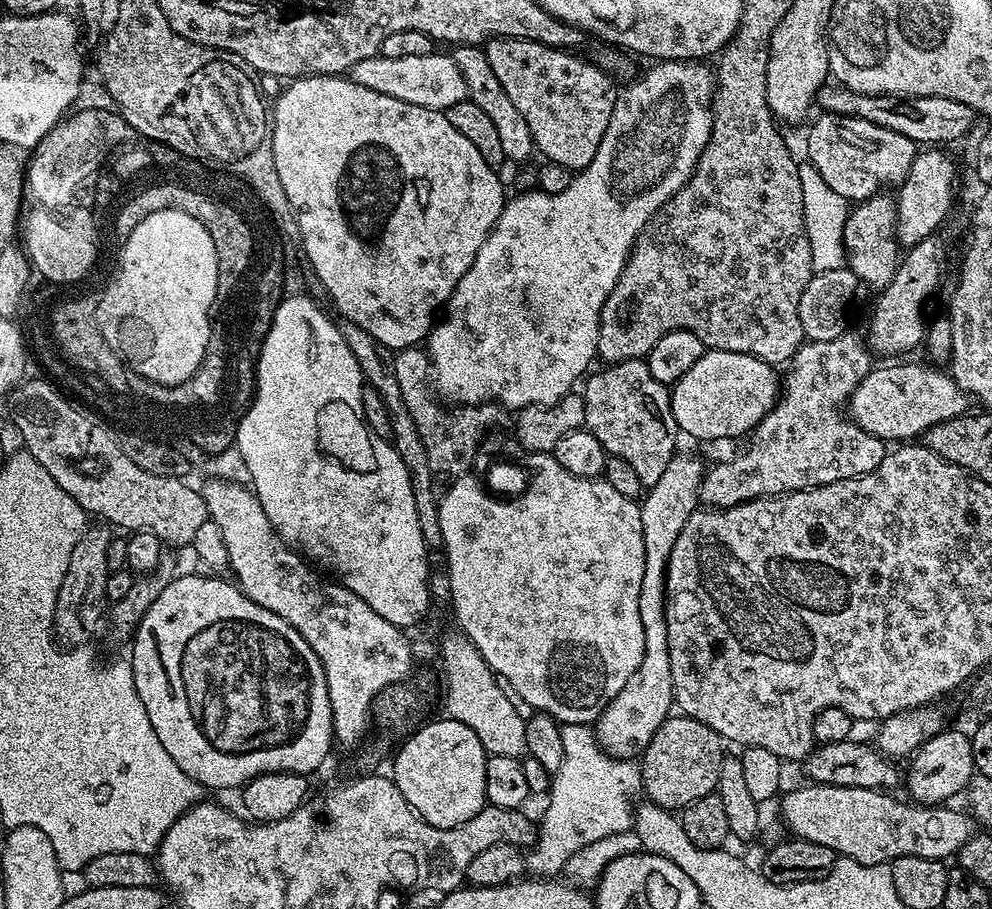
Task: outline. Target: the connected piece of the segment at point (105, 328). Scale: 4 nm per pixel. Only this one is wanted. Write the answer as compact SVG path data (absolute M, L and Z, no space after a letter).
M166 209L158 210L157 213L150 214L143 218L130 234L128 241L123 246L123 251L119 256L124 262L124 268L117 277L111 278L107 288L103 292L101 302L94 309L96 321L102 328L102 334L105 335L113 350L120 356L120 359L128 361L128 367L135 370L148 372L156 372L157 378L165 380L180 380L180 372L187 371L188 364L195 364L195 352L197 346L200 345L201 329L204 326L204 317L209 313L209 305L215 300L216 294L216 254L214 250L214 242L208 238L206 226L202 226L198 222L198 218L194 218L190 214L186 214L182 210Z

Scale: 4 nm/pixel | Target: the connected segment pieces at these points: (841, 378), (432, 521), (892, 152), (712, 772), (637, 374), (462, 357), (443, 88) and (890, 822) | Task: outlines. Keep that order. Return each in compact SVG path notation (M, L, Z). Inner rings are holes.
M845 334L834 338L830 342L805 342L801 344L790 361L788 373L782 376L782 391L780 399L776 401L775 407L770 410L770 414L766 414L766 418L758 427L752 429L750 433L750 441L752 445L745 450L741 456L736 456L733 460L724 460L721 464L716 464L707 469L704 482L700 487L700 498L705 505L715 506L717 508L733 508L735 504L745 504L751 500L761 500L763 496L783 496L786 492L806 492L818 486L826 486L830 482L838 482L839 480L849 480L855 476L865 476L870 474L870 470L874 470L881 464L886 455L885 441L879 440L874 434L870 434L866 430L862 430L855 422L850 419L845 412L849 398L854 394L854 390L866 378L866 374L871 372L874 367L873 353L870 351L867 343L863 339L860 340L853 334Z
M345 323L342 331L346 338L346 346L350 346L350 354L358 358L360 373L363 374L367 387L374 389L380 395L388 411L392 431L390 442L398 450L398 458L402 458L402 463L406 466L406 474L410 474L410 490L414 490L414 506L418 510L418 527L422 530L424 544L431 551L441 551L444 547L444 539L438 522L438 510L440 509L438 488L436 492L438 480L430 470L430 458L418 434L418 426L414 426L414 418L410 418L406 410L406 402L402 402L402 390L398 390L398 378L394 374L396 357L393 349L379 344L373 336L366 330L362 330L362 326L357 324Z
M824 112L816 121L811 121L812 129L808 132L807 159L822 174L830 190L842 194L849 202L868 200L871 196L895 189L904 183L910 174L910 166L918 151L915 140L906 138L894 130L886 130L886 126L878 126L874 122L866 122L857 116L843 116L833 112Z
M683 714L669 715L639 761L643 795L669 810L682 810L698 798L713 795L726 755L724 747L725 741L710 726Z
M647 359L623 360L601 369L601 372L593 371L582 384L586 428L598 438L608 456L617 456L630 462L630 466L634 466L634 471L638 473L641 485L645 489L650 489L654 482L658 482L658 478L662 478L662 473L666 471L666 466L670 466L672 457L677 455L676 439L681 439L682 436L678 422L674 418L672 393L666 385L658 382L658 378L654 378L654 374L650 374Z
M662 60L653 63L652 69L645 74L644 80L636 81L625 92L623 89L617 95L614 114L610 114L610 126L606 126L606 134L602 134L602 142L598 142L598 154L594 154L594 162L590 162L588 168L579 169L573 175L570 186L562 190L562 194L548 196L542 191L533 190L533 192L524 192L513 200L511 197L505 203L492 233L488 235L486 242L482 242L478 254L474 254L474 262L470 270L462 274L458 286L454 286L451 298L444 305L442 316L445 316L445 320L437 319L432 325L432 331L426 337L426 351L428 359L432 362L434 388L445 401L456 406L499 402L505 409L512 408L511 410L519 410L531 404L550 406L569 395L575 389L572 387L576 383L576 387L581 383L582 377L593 367L592 360L597 359L600 311L606 298L610 298L618 278L624 272L624 267L628 265L628 258L636 246L636 239L639 238L641 230L652 221L652 215L688 183L698 166L702 150L706 150L708 140L712 136L714 72L706 65L707 63L704 62L682 60Z
M440 50L422 54L422 58L386 58L379 54L370 58L362 58L362 62L358 62L350 69L350 78L358 86L366 86L366 90L378 90L378 94L390 94L390 98L398 98L414 106L426 106L435 112L443 112L444 109L454 106L454 102L468 99L468 87L462 78L462 70L458 70L451 55L443 56Z
M811 782L805 785L805 788L796 788L793 792L785 791L784 801L783 796L779 801L780 812L792 831L789 833L802 840L830 846L830 850L834 850L840 856L849 856L854 862L888 864L903 856L947 861L948 856L955 857L964 843L974 835L973 817L967 811L955 812L952 806L917 804L907 799L895 800L892 794L878 788L843 788Z

